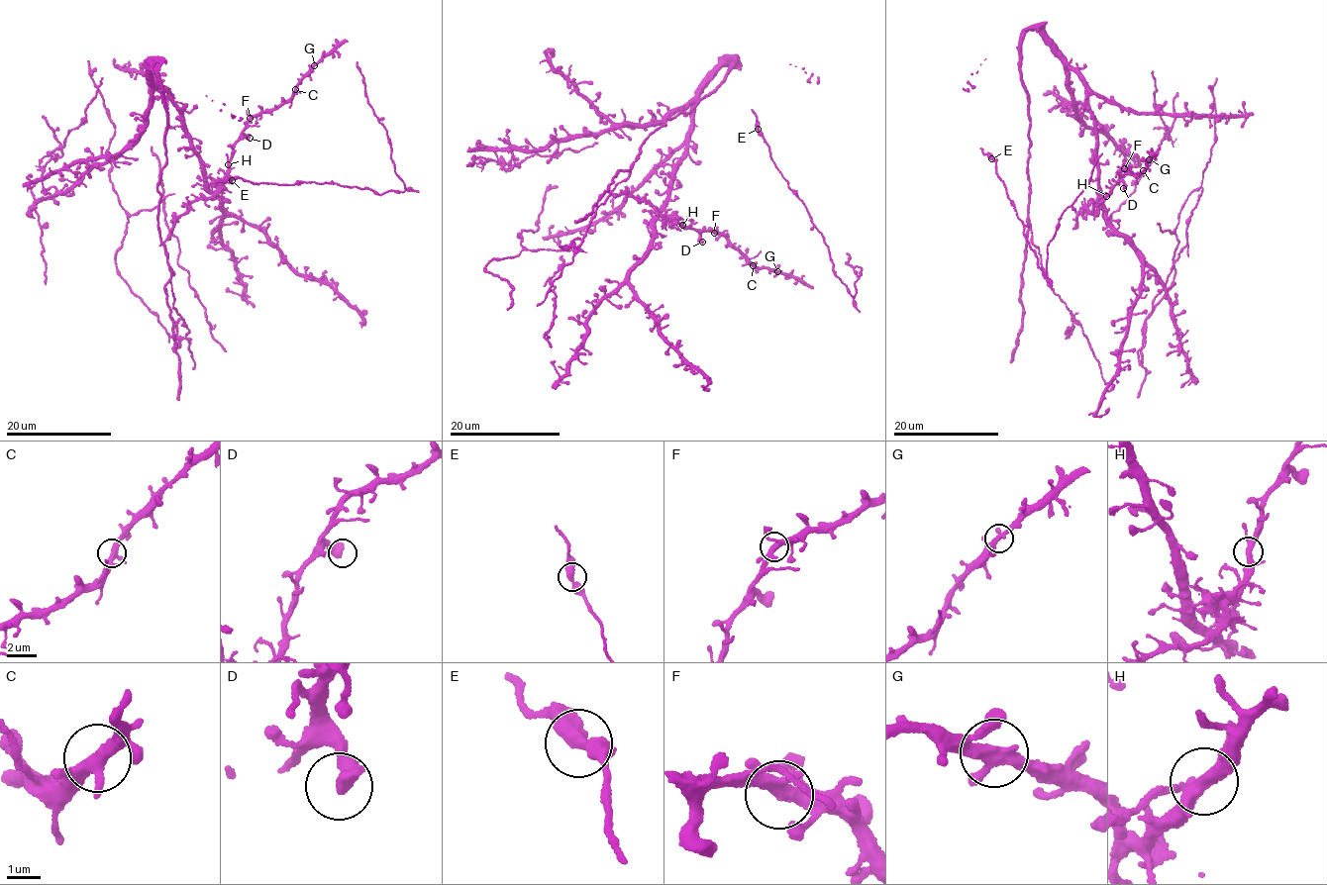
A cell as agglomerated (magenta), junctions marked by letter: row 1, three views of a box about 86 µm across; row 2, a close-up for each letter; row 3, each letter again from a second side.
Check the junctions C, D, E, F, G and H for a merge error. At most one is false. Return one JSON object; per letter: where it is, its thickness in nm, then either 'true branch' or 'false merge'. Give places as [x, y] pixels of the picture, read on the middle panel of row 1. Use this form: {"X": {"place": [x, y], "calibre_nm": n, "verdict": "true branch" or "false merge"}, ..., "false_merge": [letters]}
{"C": {"place": [753, 265], "calibre_nm": 320, "verdict": "true branch"}, "D": {"place": [702, 242], "calibre_nm": 600, "verdict": "true branch"}, "E": {"place": [758, 129], "calibre_nm": 440, "verdict": "true branch"}, "F": {"place": [714, 233], "calibre_nm": 320, "verdict": "true branch"}, "G": {"place": [777, 271], "calibre_nm": 300, "verdict": "true branch"}, "H": {"place": [682, 225], "calibre_nm": 320, "verdict": "false merge"}, "false_merge": ["H"]}

